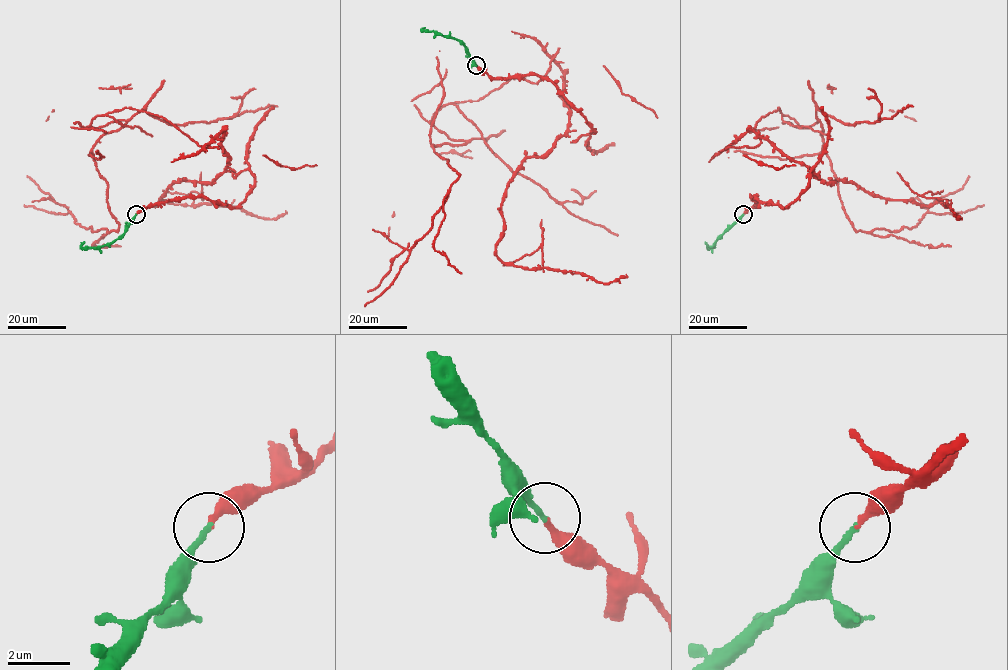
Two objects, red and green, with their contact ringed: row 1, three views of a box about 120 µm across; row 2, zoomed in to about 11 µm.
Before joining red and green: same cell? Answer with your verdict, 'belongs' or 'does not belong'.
belongs

